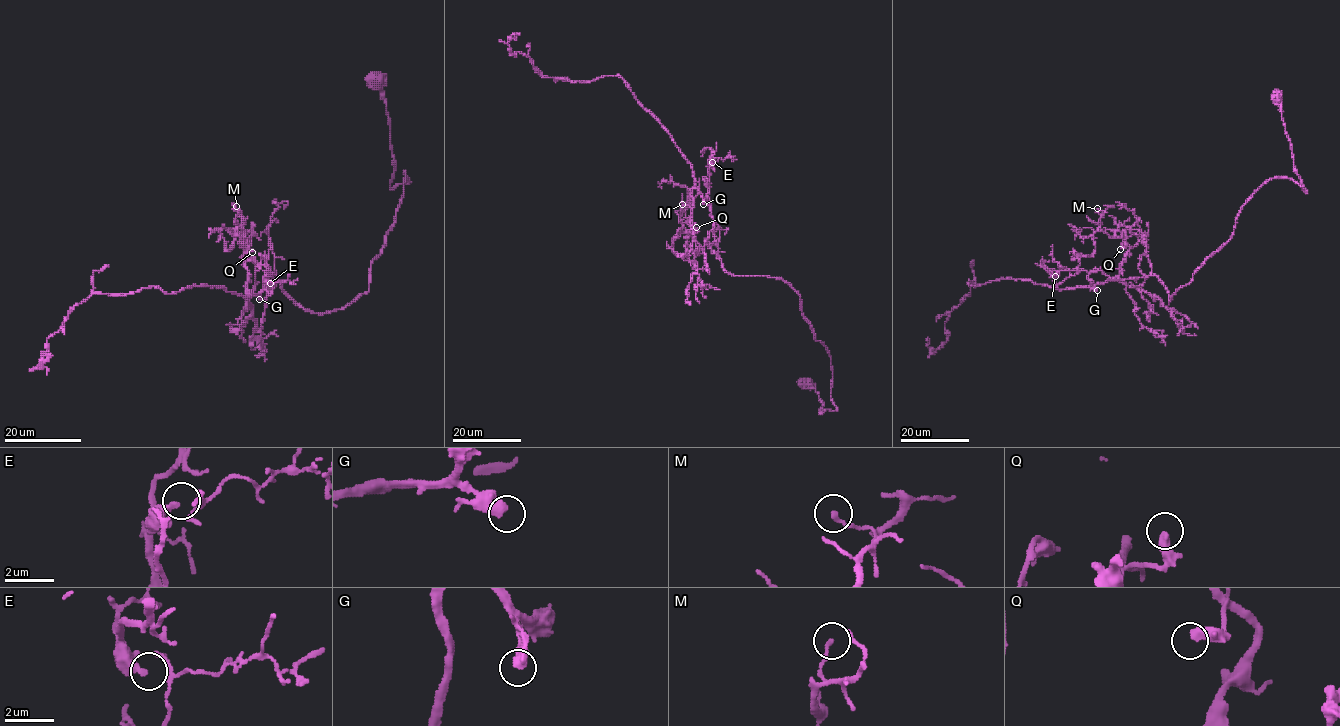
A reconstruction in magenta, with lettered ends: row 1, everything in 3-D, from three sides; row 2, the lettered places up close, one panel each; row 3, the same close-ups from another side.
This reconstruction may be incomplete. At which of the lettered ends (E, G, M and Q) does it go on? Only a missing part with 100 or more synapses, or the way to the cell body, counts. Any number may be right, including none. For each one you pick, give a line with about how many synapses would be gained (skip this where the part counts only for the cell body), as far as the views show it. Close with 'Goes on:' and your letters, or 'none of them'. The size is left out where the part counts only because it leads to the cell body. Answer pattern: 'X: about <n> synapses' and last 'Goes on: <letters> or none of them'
G: about 140 synapses
Goes on: G

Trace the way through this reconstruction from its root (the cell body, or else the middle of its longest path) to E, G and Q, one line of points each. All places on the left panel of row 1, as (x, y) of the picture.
E: (374, 80), (389, 124), (390, 187), (410, 181), (404, 171), (369, 289), (313, 313), (266, 275), (270, 283)
G: (374, 80), (389, 124), (390, 187), (410, 181), (404, 171), (369, 289), (313, 313), (267, 277), (259, 299)
Q: (374, 80), (390, 187), (410, 181), (404, 171), (369, 289), (321, 313), (267, 277), (248, 295), (252, 252)

